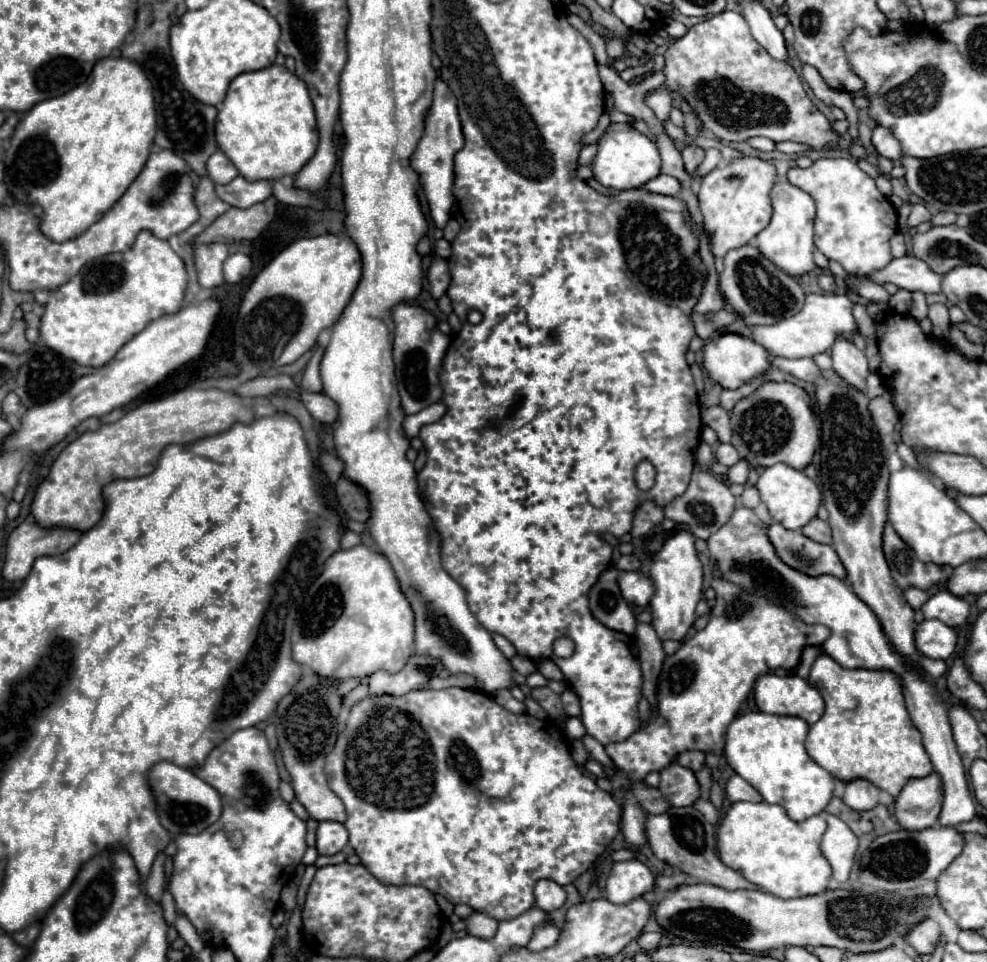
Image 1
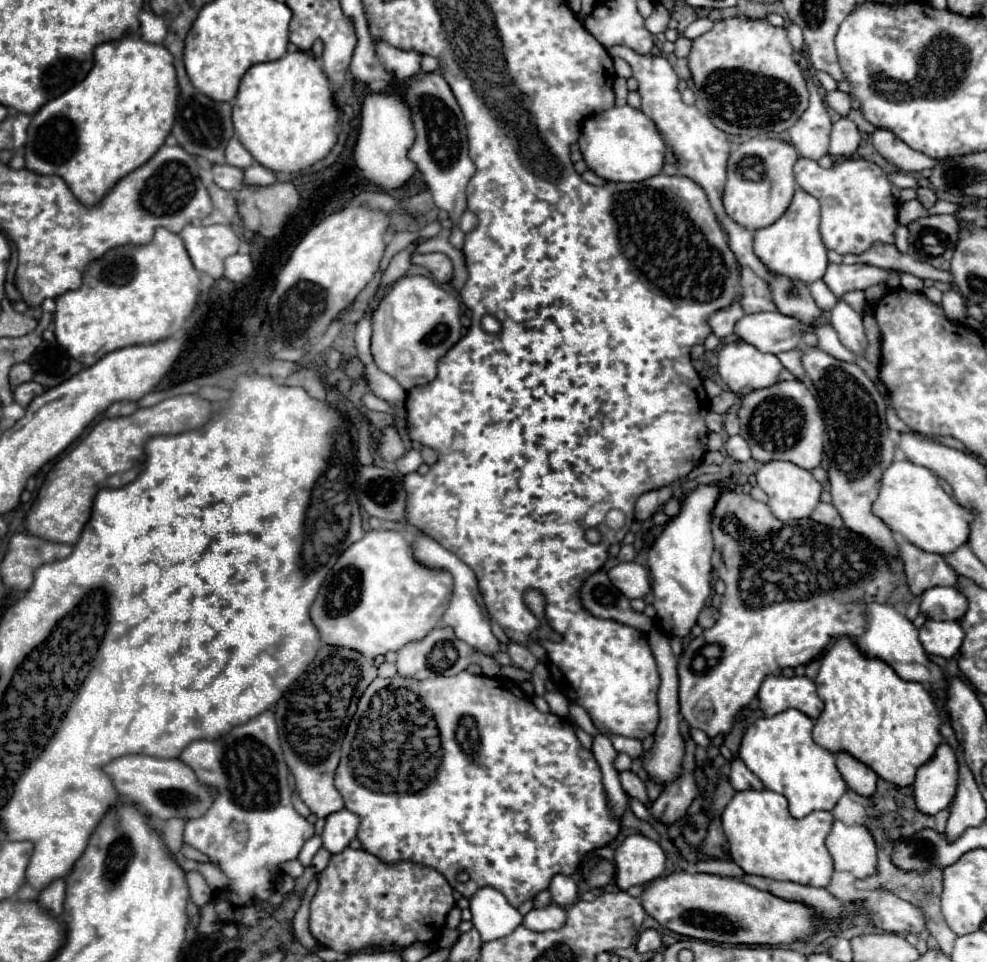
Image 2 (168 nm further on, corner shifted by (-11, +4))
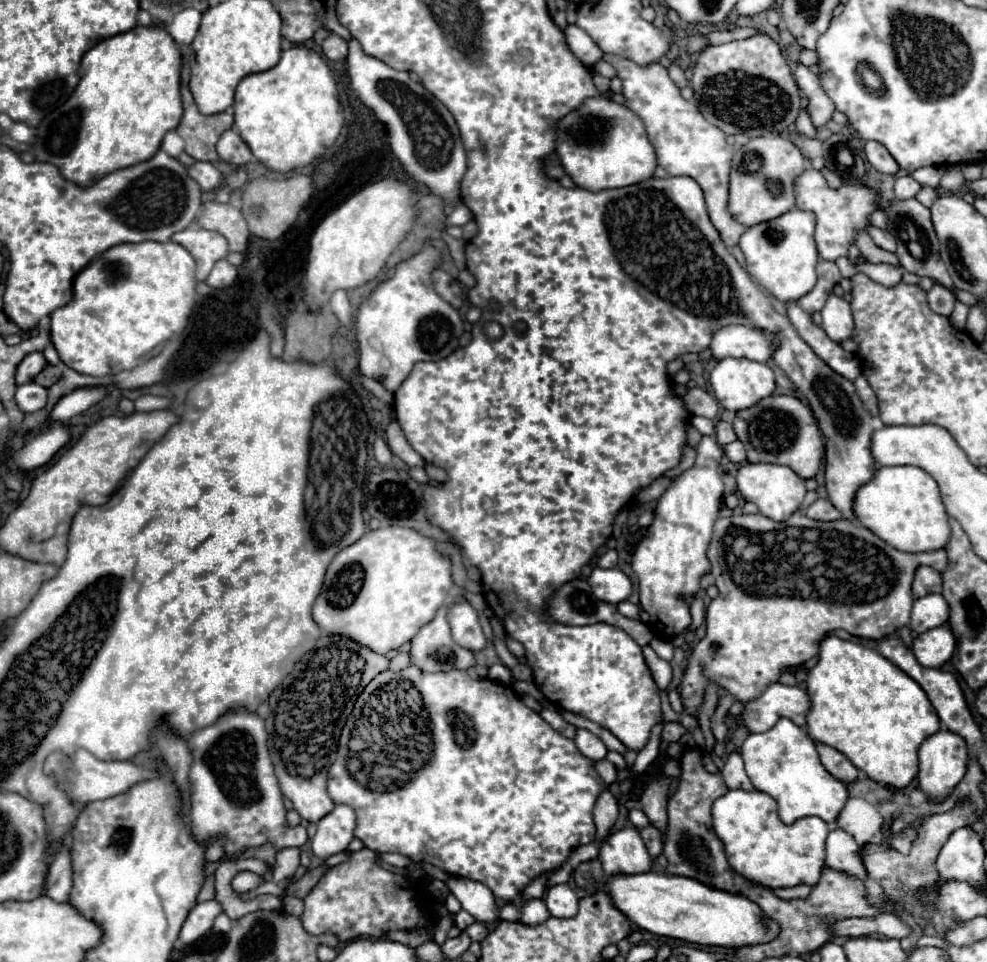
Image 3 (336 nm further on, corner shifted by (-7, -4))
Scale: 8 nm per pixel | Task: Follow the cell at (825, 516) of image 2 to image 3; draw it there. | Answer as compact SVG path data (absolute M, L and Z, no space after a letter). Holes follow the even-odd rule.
M819 498L817 502L813 502L807 508L807 516L813 518L813 520L821 520L821 522L831 522L831 520L839 520L841 518L839 510L835 510L835 506L831 506L831 502L823 500L823 498Z

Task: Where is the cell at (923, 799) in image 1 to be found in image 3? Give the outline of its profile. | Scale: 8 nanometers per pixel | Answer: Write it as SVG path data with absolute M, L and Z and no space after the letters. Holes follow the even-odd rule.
M941 730L933 734L919 748L919 776L917 776L919 790L927 796L929 802L943 802L965 776L967 762L969 762L969 754L963 738L959 738L949 730Z

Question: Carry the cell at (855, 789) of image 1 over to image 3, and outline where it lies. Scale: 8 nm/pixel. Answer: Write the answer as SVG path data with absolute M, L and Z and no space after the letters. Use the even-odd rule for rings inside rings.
M817 744L817 752L819 752L821 762L827 768L827 772L831 776L835 776L837 780L849 784L849 782L855 782L859 778L859 770L839 750L825 746L825 744Z

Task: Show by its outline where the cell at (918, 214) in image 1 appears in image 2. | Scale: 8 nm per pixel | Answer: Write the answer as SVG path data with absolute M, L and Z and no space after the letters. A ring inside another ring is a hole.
M917 188L917 200L919 200L925 208L931 208L931 206L937 202L935 190L933 190L933 188Z

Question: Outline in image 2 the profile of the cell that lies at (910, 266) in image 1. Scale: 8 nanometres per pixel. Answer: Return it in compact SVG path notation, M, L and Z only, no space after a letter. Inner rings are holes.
M829 262L827 272L823 276L823 282L827 284L827 288L841 298L845 292L851 290L867 290L873 284L881 284L887 282L891 270L883 270L883 268L875 268L875 266L867 266L867 264L833 264Z

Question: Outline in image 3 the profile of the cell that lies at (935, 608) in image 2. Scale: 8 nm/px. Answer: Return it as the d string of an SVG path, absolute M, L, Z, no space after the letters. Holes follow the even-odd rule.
M927 594L913 602L911 628L917 634L943 626L947 620L949 620L949 604L941 594Z

